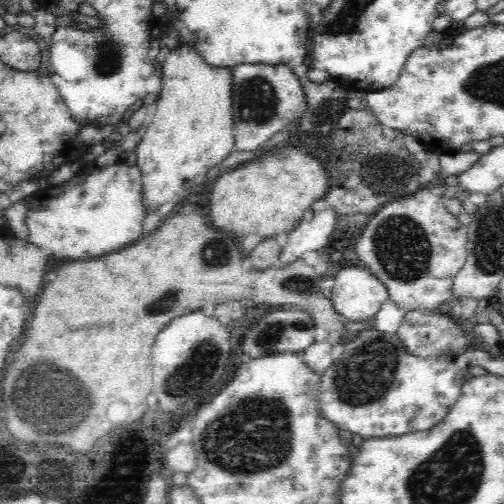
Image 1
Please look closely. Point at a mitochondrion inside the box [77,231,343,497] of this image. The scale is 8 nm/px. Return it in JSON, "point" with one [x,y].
{"point":[255,435]}

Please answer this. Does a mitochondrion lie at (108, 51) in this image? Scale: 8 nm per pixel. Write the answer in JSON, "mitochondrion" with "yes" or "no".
{"mitochondrion":"yes"}

